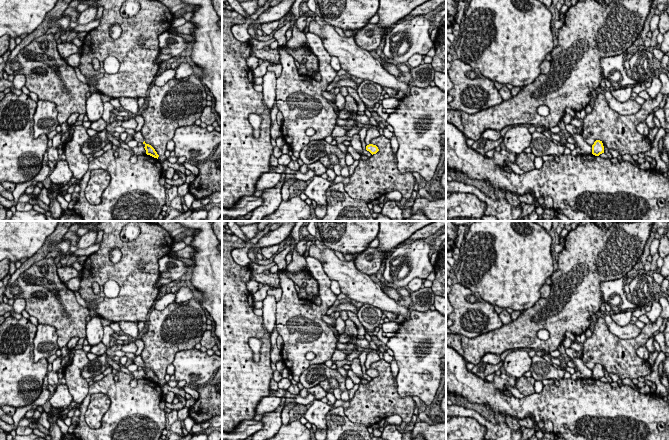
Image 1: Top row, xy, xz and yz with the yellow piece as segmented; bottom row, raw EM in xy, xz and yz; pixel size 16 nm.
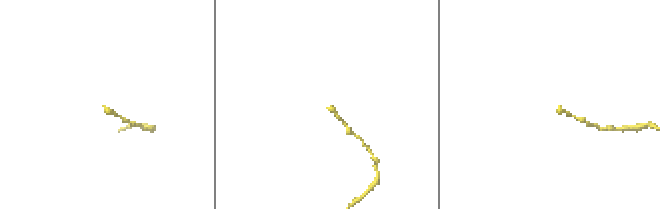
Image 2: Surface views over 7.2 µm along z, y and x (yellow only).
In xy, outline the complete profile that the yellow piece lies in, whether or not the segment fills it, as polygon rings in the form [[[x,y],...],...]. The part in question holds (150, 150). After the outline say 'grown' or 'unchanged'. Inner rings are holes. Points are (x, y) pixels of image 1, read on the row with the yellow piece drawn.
[[[127,128],[127,129],[125,129],[125,132],[128,135],[131,135],[137,142],[140,142],[145,145],[144,148],[146,150],[147,155],[150,155],[150,156],[158,159],[159,155],[157,154],[157,152],[151,145],[145,143],[144,138],[141,134],[141,131],[136,132],[135,129]]]; grown

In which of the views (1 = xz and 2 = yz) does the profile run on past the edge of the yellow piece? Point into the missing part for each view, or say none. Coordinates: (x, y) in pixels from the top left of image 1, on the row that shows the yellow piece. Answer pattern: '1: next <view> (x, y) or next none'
1: next none
2: next none

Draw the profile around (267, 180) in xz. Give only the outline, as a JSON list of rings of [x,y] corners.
[[[274,171],[263,173],[256,183],[256,190],[265,190],[275,187],[282,177],[280,173]]]

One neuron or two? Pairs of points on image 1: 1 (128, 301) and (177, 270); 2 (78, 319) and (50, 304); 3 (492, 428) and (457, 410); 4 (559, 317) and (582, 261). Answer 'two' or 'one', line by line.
1: two
2: one
3: one
4: one

